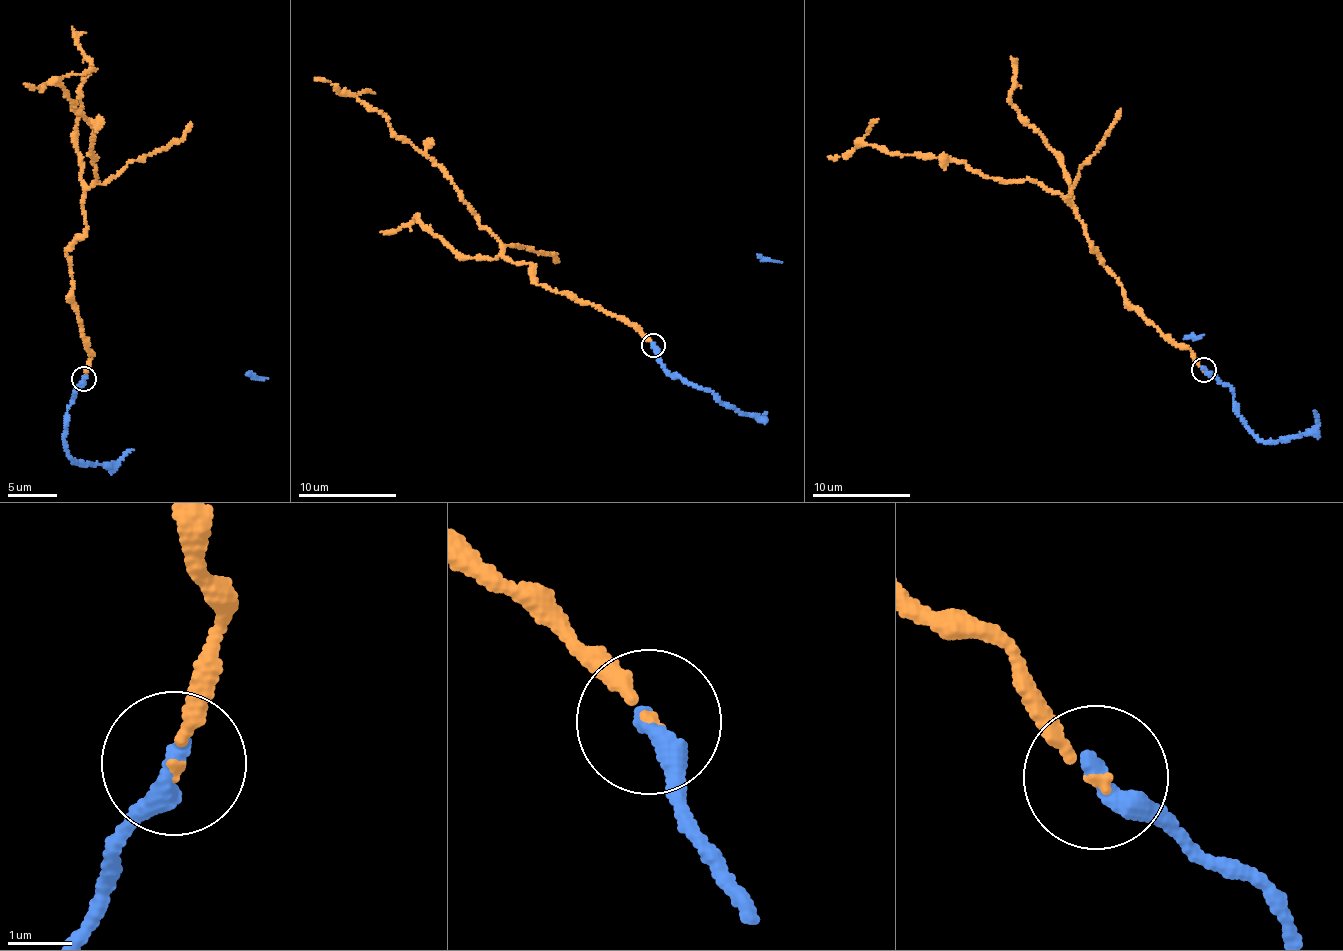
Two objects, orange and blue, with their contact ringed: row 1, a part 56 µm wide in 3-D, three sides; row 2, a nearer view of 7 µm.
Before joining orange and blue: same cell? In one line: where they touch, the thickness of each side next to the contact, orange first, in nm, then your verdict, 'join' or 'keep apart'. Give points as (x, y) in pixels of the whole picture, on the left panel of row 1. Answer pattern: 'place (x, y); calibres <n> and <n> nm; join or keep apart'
place (84, 379); calibres 130 and 360 nm; join

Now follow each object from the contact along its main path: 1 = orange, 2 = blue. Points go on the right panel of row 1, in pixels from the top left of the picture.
1: (1203, 369), (1128, 304), (1059, 194), (866, 143), (828, 157)
2: (1203, 369), (1228, 386), (1233, 396), (1233, 411), (1246, 428), (1261, 439), (1277, 440), (1315, 428), (1315, 410)

